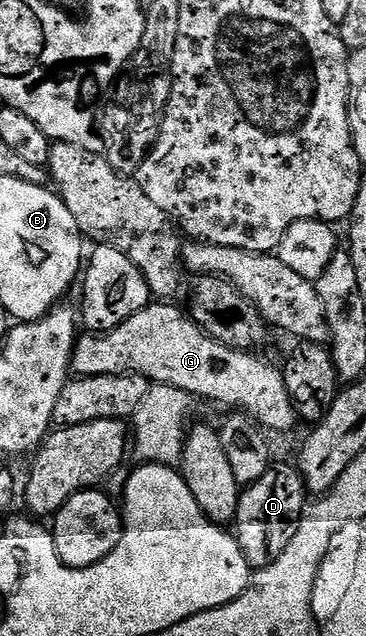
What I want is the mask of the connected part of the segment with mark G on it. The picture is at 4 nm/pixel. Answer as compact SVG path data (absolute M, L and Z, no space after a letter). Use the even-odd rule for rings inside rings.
M152 302L146 308L133 314L121 326L105 334L83 334L75 341L71 355L71 369L76 377L80 376L143 376L152 385L171 384L177 390L190 392L200 400L212 400L215 404L229 404L259 421L264 429L287 432L297 424L295 407L285 390L283 373L274 368L267 360L262 360L254 351L242 352L221 342L212 340L195 325L186 311L178 308L175 302Z

